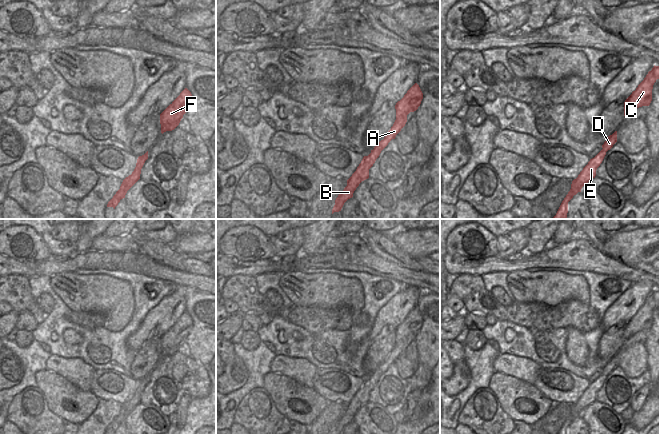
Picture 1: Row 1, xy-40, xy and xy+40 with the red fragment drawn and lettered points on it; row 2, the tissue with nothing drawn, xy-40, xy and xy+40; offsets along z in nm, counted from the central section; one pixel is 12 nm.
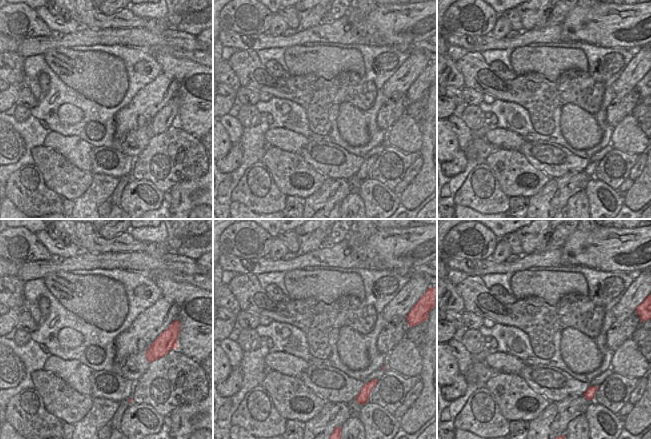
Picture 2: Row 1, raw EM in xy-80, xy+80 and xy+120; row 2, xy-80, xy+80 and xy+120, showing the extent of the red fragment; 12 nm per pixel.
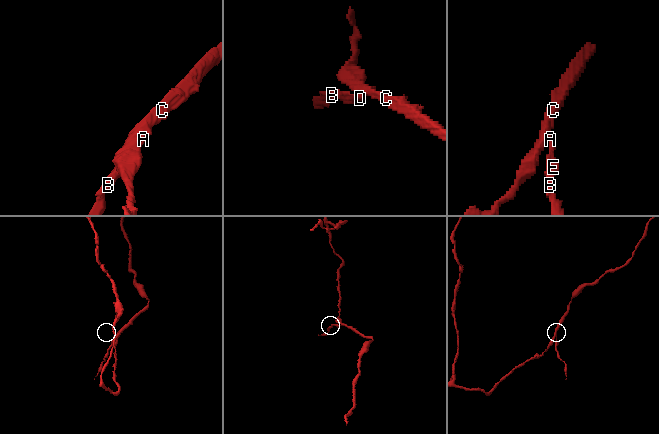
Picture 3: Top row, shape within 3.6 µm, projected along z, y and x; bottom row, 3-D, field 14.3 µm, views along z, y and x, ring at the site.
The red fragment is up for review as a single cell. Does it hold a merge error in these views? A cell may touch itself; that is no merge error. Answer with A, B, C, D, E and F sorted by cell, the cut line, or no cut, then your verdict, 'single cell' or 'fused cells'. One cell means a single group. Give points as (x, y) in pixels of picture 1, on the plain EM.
A C D F / B E | xy (374, 371), (381, 374) | fused cells

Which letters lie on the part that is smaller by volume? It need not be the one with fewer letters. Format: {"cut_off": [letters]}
{"cut_off": ["B", "E"]}

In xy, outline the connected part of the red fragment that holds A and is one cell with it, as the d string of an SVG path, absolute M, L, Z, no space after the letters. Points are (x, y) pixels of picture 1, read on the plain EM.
M415 307L407 315L404 321L396 327L396 344L384 363L377 367L374 372L378 372L382 375L392 363L395 363L396 359L401 355L407 346L407 339L418 333L422 323L423 317L419 309Z

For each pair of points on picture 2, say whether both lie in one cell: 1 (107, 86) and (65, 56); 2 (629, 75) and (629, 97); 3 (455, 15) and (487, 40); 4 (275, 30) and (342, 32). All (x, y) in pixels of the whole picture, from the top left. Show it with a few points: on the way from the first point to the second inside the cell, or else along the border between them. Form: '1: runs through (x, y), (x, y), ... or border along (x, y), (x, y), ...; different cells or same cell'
1: runs through (97, 76), (79, 70), (75, 66); same cell
2: border along (635, 86), (628, 90), (621, 90), (616, 95); different cells
3: border along (457, 34), (487, 35); different cells
4: border along (267, 33), (280, 35); different cells

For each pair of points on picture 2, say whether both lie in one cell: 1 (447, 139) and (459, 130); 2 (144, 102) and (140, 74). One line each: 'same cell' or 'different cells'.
1: different cells
2: different cells

